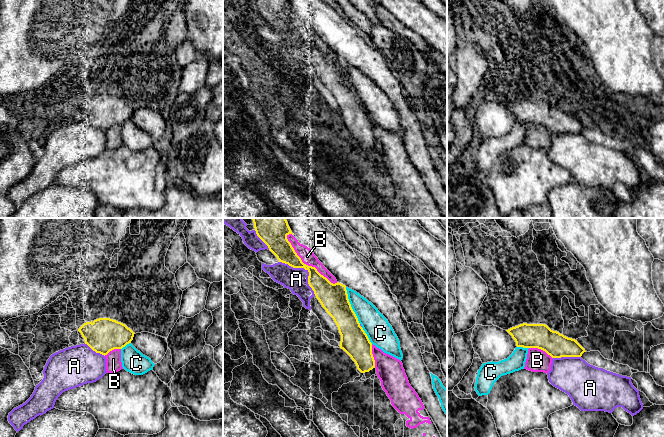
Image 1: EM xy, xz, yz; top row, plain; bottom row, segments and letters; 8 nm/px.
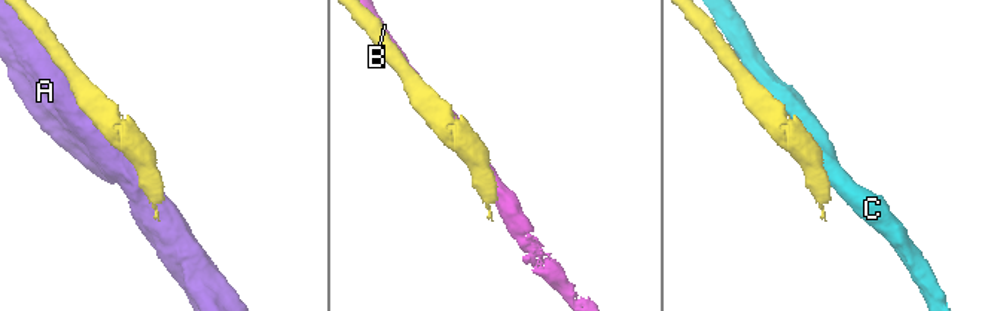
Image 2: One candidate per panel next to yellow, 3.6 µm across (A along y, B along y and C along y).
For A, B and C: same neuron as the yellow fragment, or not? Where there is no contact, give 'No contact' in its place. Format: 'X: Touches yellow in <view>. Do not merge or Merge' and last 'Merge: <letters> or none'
A: Touches yellow in xz. Do not merge
B: Touches yellow in xz. Do not merge
C: Touches yellow in xz. Do not merge
Merge: none

